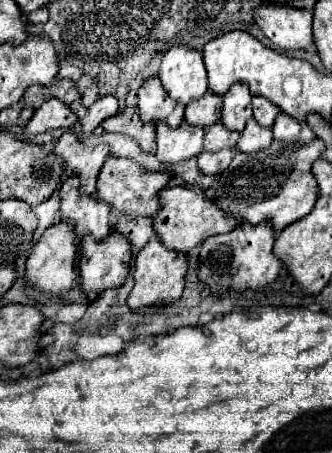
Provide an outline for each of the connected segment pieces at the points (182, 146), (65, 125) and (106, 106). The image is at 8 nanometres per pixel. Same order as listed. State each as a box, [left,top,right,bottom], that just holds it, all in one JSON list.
[[157,121,203,163],[27,99,77,135],[81,95,119,133]]

